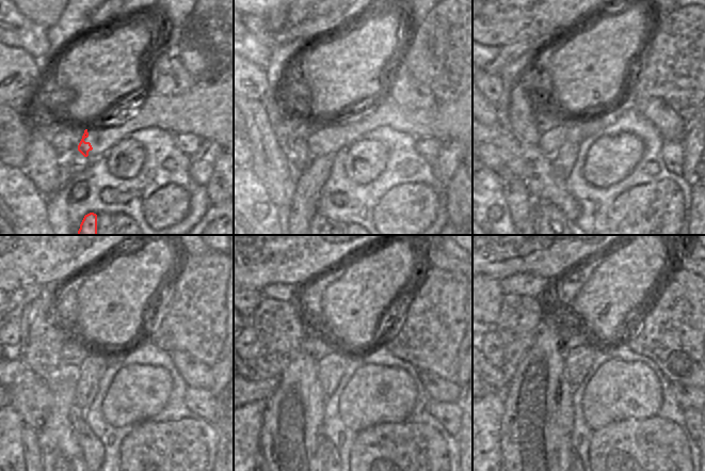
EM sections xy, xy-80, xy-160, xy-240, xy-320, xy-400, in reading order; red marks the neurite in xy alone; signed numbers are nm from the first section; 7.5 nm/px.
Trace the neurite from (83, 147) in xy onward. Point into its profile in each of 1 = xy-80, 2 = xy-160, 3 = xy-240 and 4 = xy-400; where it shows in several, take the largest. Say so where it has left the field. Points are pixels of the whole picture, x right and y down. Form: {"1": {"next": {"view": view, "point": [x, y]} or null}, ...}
{"1": {"next": {"view": "xy-80", "point": [317, 146]}}, "2": {"next": {"view": "xy-160", "point": [549, 142]}}, "3": {"next": {"view": "xy-240", "point": [60, 451]}}, "4": {"next": {"view": "xy-400", "point": [537, 425]}}}

